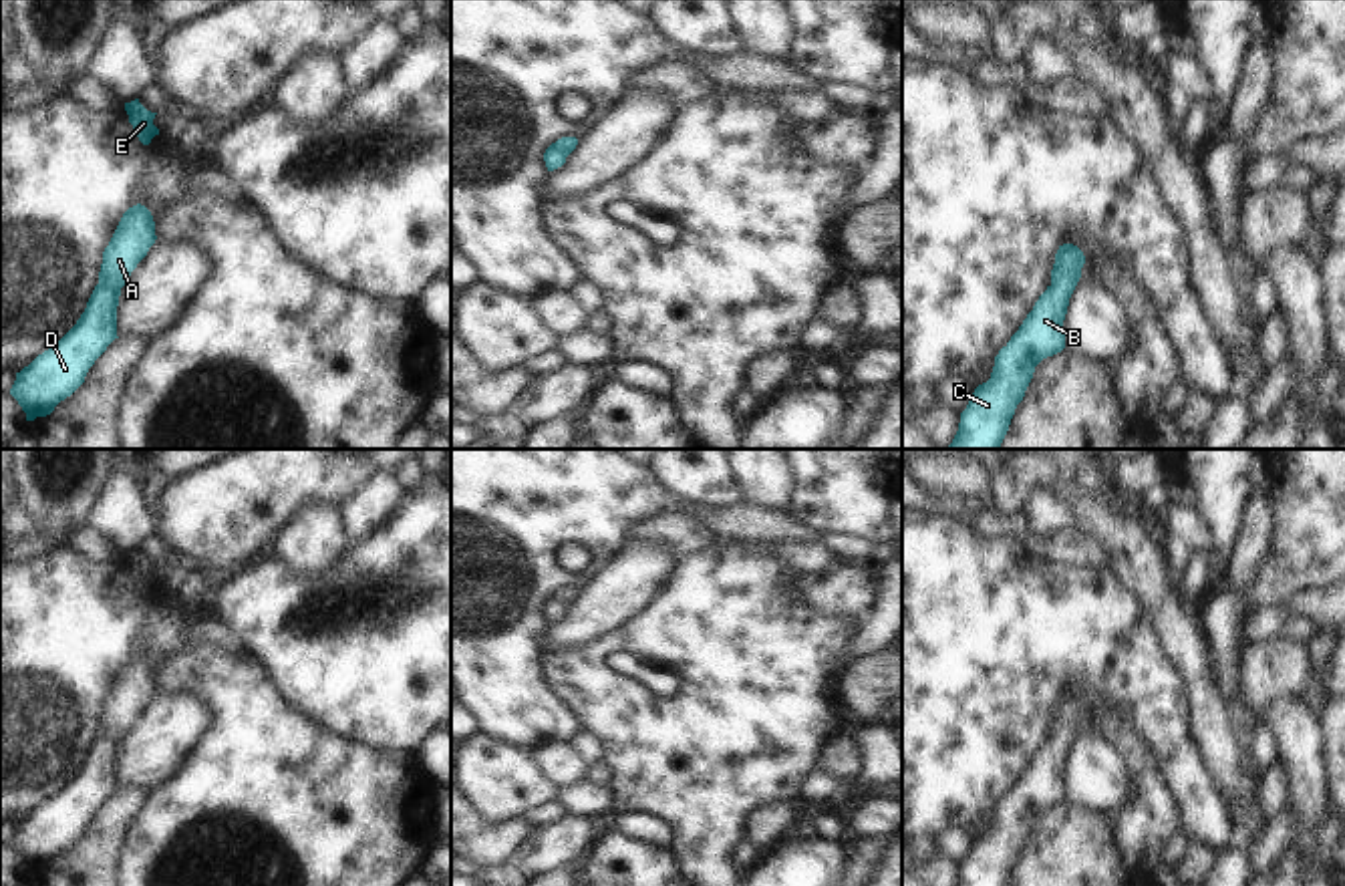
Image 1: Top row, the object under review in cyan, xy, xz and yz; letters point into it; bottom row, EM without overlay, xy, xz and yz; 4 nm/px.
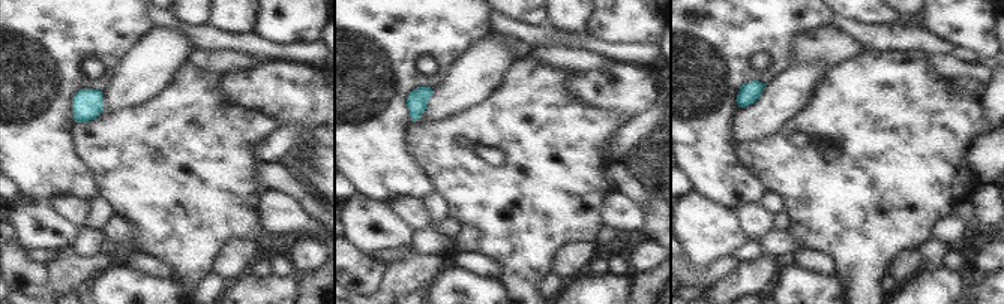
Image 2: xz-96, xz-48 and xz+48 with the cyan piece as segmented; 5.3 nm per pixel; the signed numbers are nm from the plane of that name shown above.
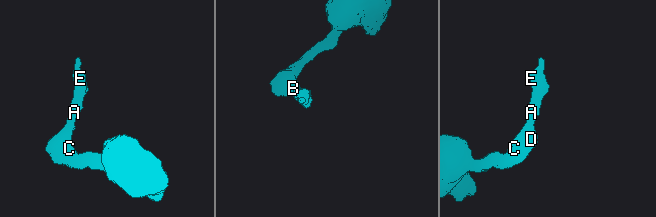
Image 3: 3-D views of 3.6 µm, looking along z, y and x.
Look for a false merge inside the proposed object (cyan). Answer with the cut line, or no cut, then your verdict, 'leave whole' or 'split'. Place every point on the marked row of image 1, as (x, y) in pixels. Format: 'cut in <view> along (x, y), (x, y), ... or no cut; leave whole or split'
no cut; leave whole

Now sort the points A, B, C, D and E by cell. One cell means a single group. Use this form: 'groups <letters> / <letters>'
groups A B C D E

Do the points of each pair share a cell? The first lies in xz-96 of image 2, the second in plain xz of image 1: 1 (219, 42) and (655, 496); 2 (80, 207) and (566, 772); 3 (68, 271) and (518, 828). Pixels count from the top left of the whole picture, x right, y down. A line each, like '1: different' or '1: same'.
1: different
2: same
3: different

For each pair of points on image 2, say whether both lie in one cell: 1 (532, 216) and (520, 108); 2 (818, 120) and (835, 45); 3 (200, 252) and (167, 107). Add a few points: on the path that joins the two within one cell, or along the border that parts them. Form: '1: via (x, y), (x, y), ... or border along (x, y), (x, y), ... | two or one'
1: via (532, 189), (532, 135) | one
2: border along (862, 50), (827, 68) | two
3: via (189, 216), (186, 181), (176, 171), (176, 143) | one

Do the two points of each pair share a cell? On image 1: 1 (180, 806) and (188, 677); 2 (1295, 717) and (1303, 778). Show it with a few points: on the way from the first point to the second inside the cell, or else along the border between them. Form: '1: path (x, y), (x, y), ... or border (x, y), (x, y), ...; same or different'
1: path (214, 772), (222, 764), (222, 705); same
2: path (1297, 731), (1303, 764); same

